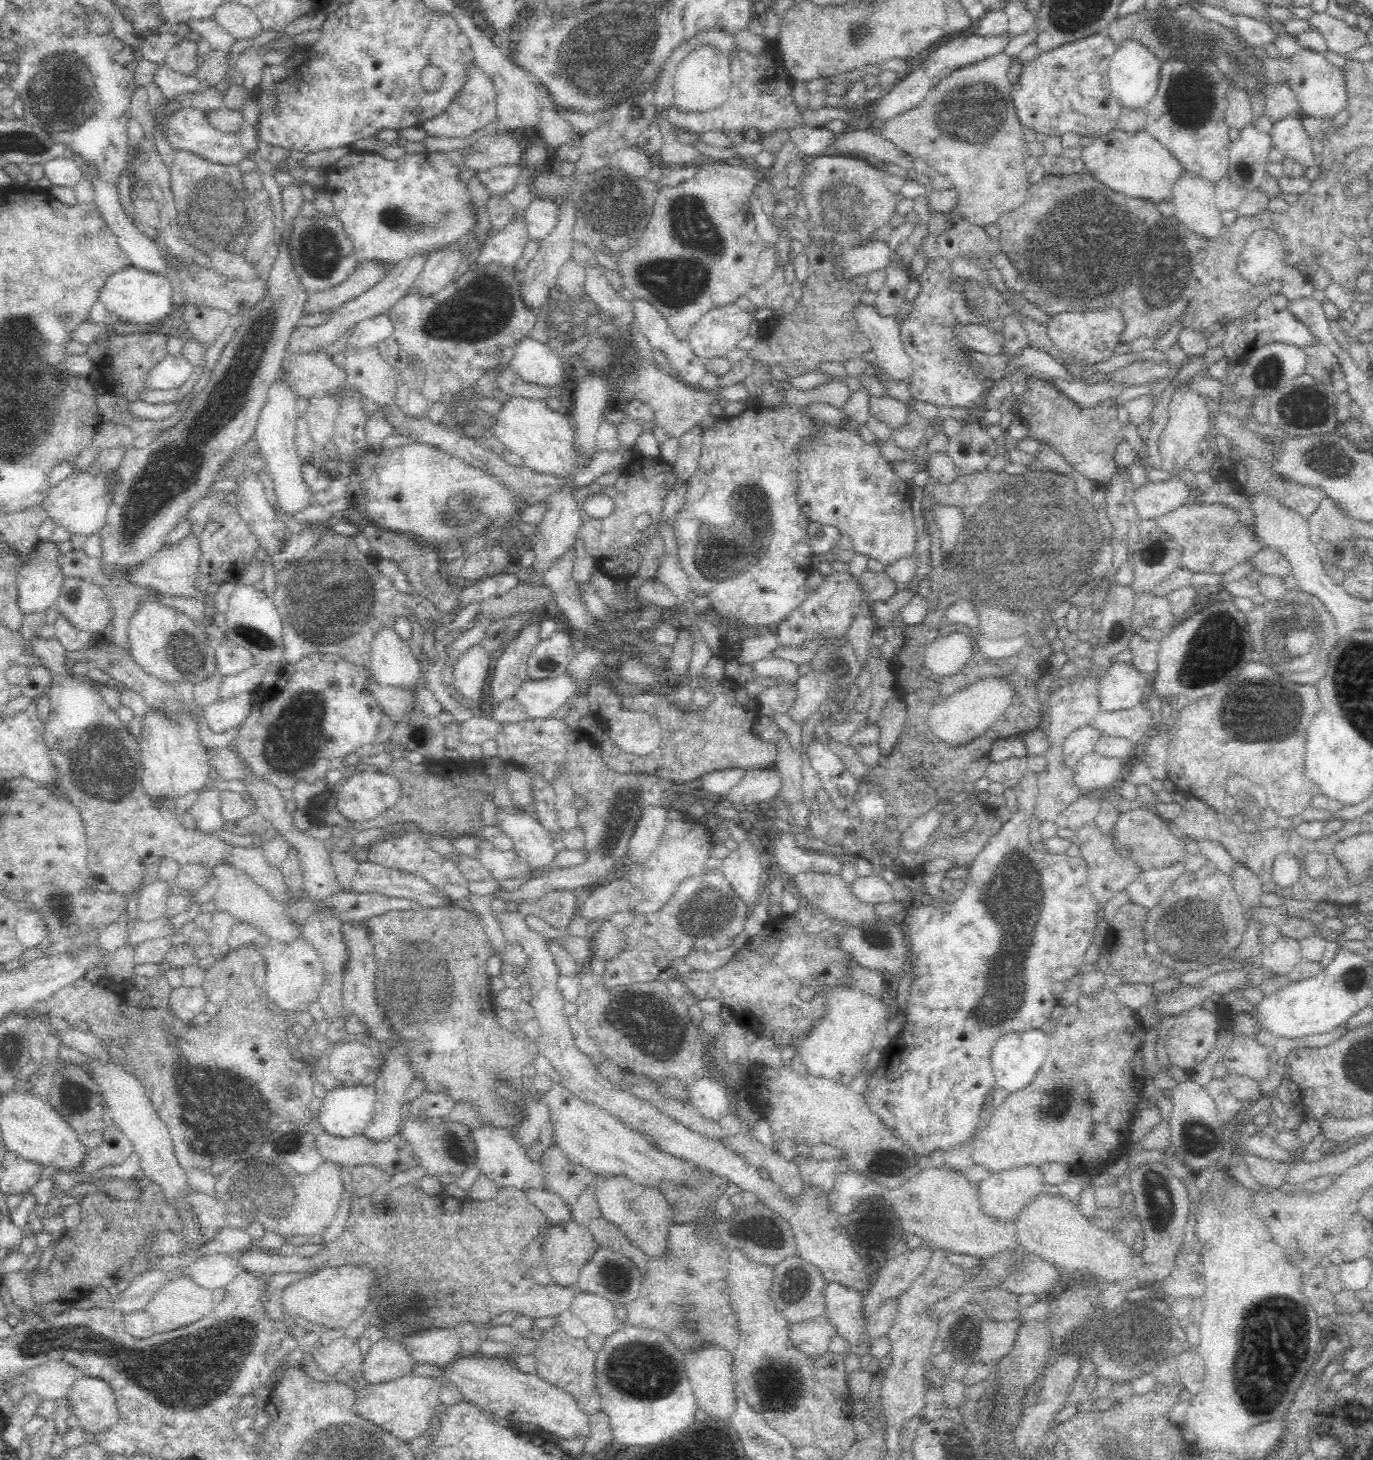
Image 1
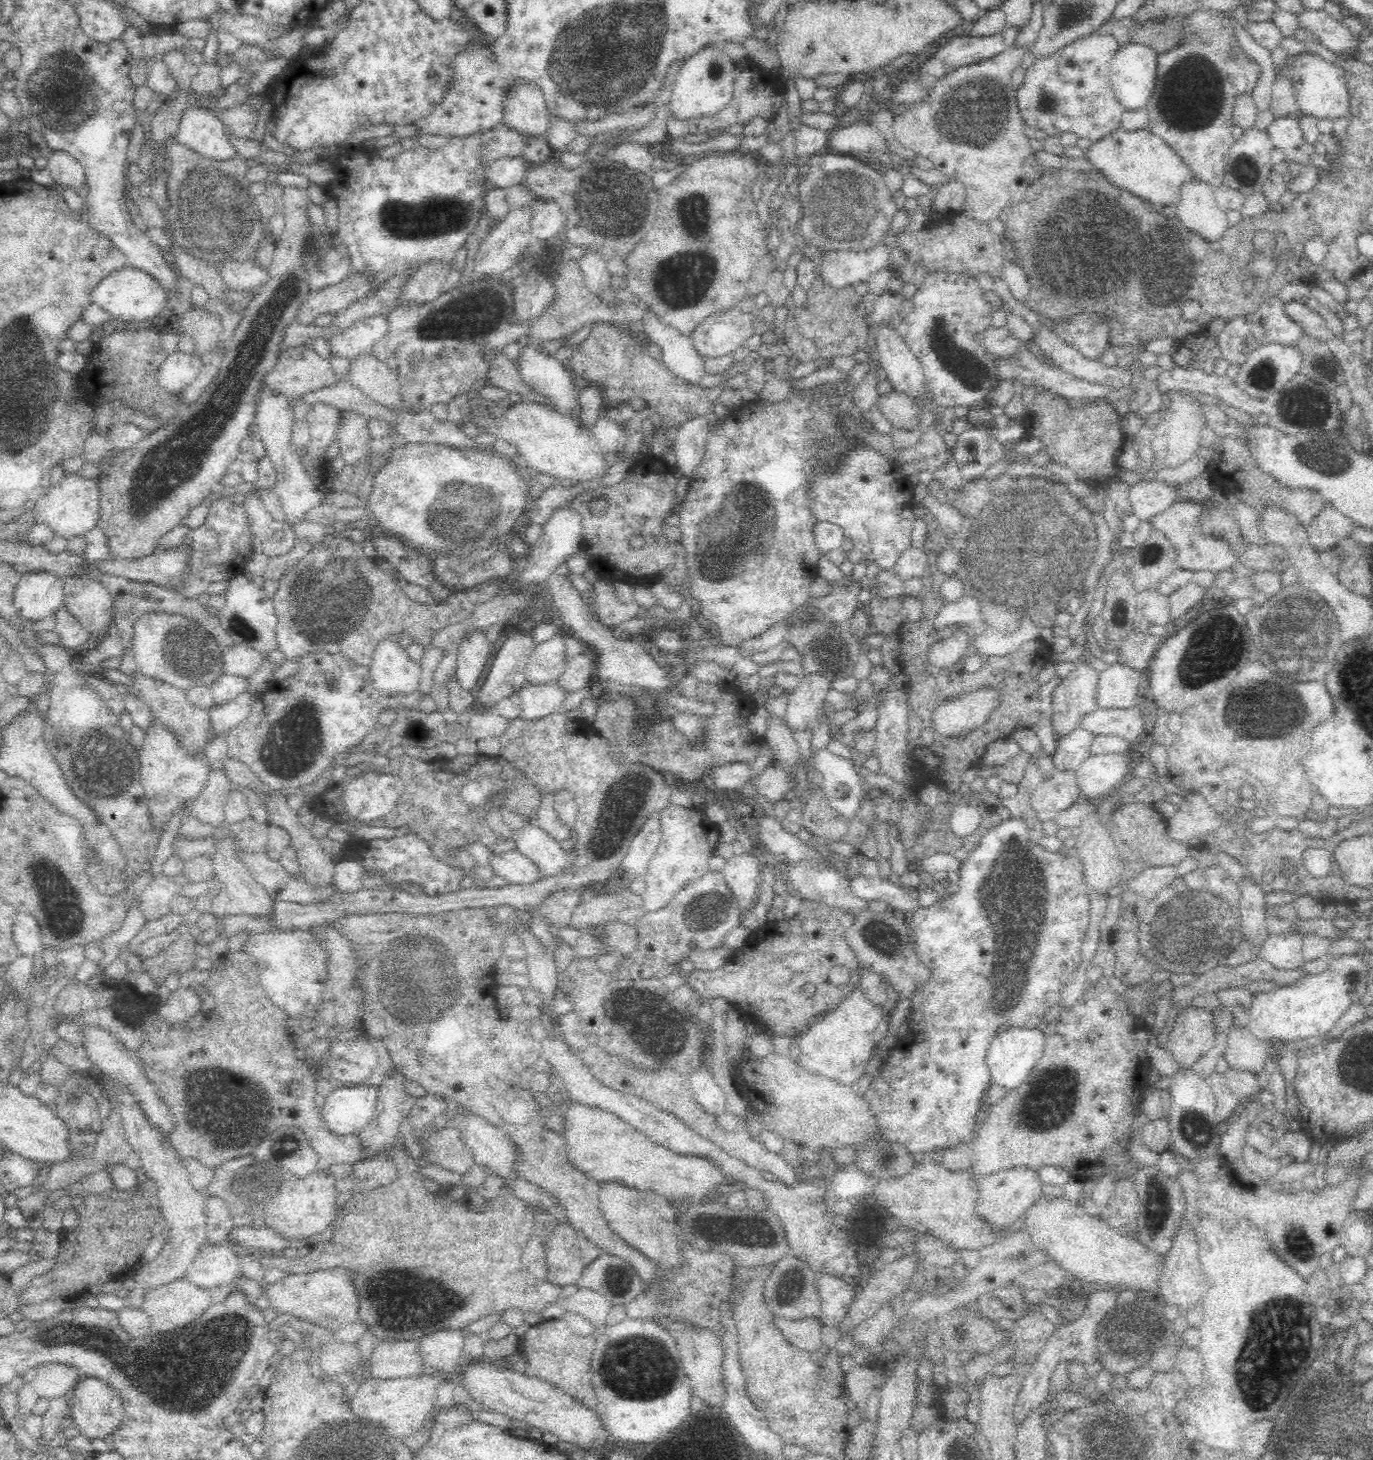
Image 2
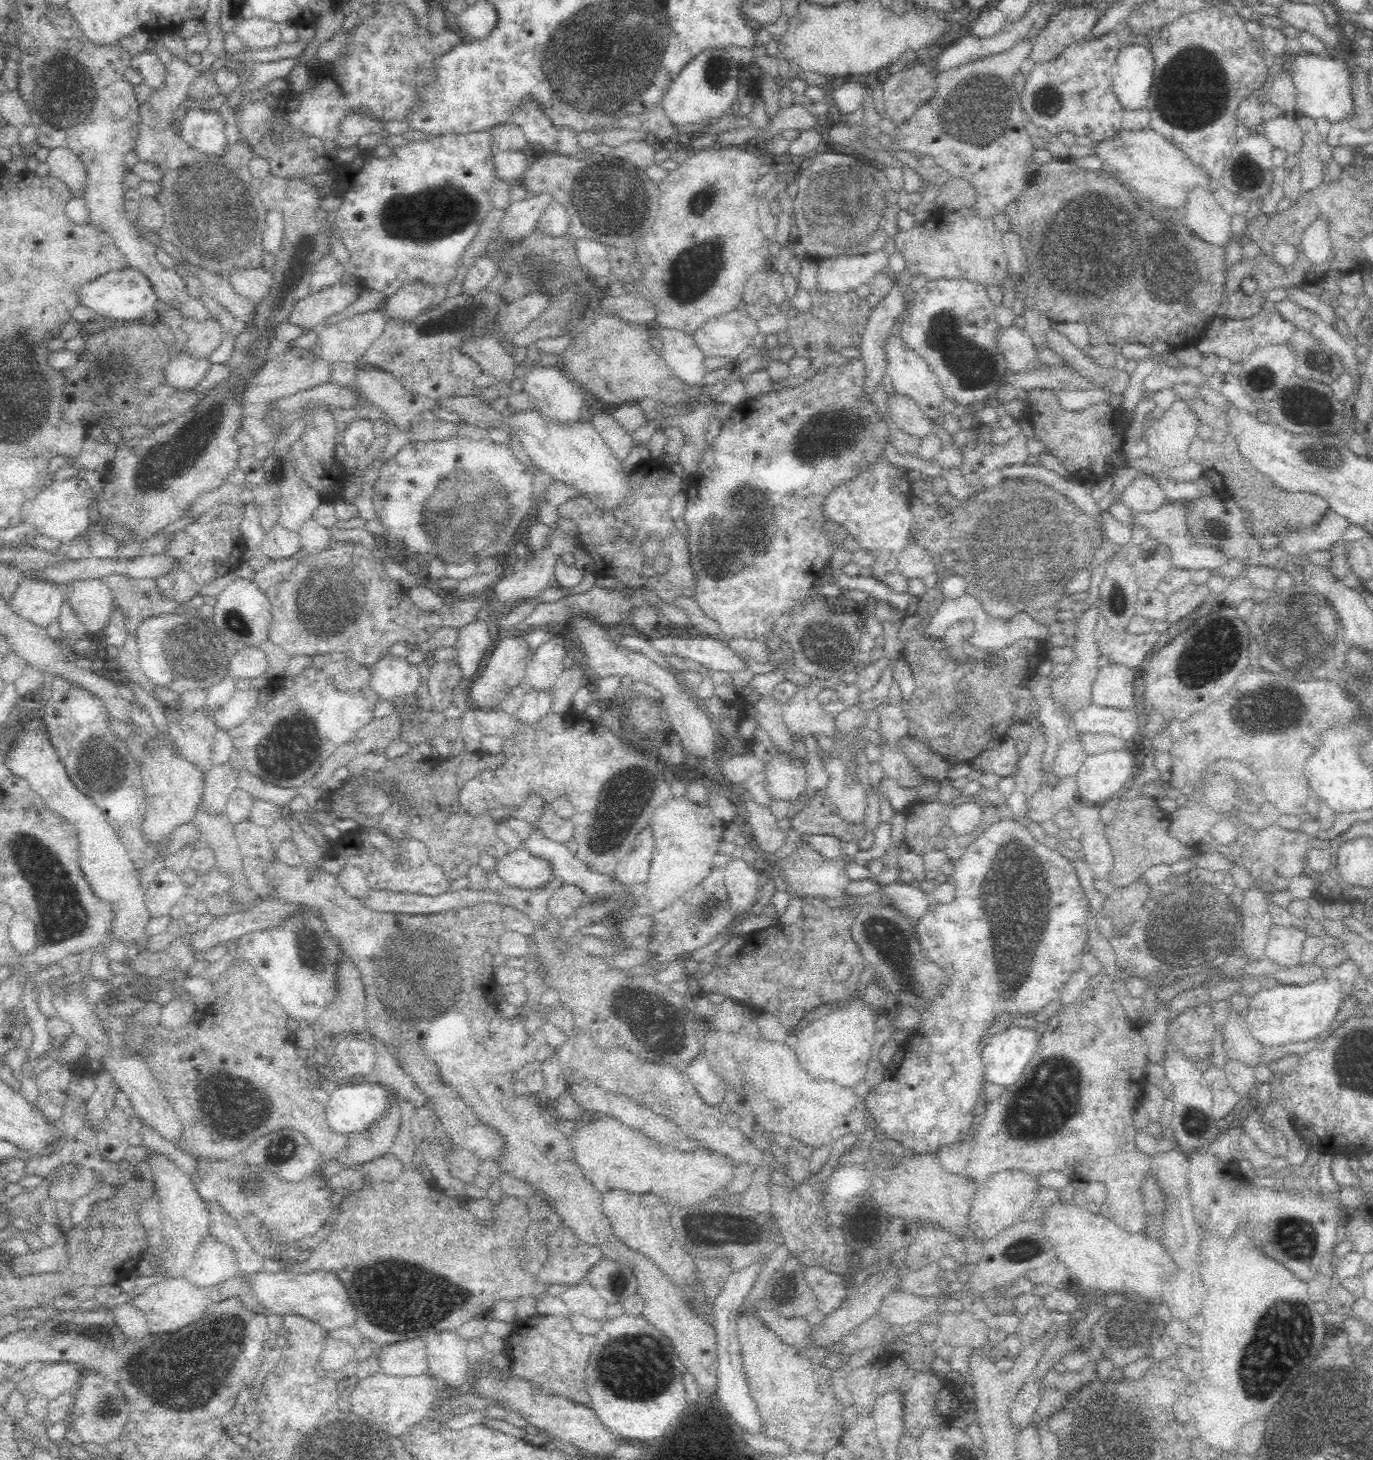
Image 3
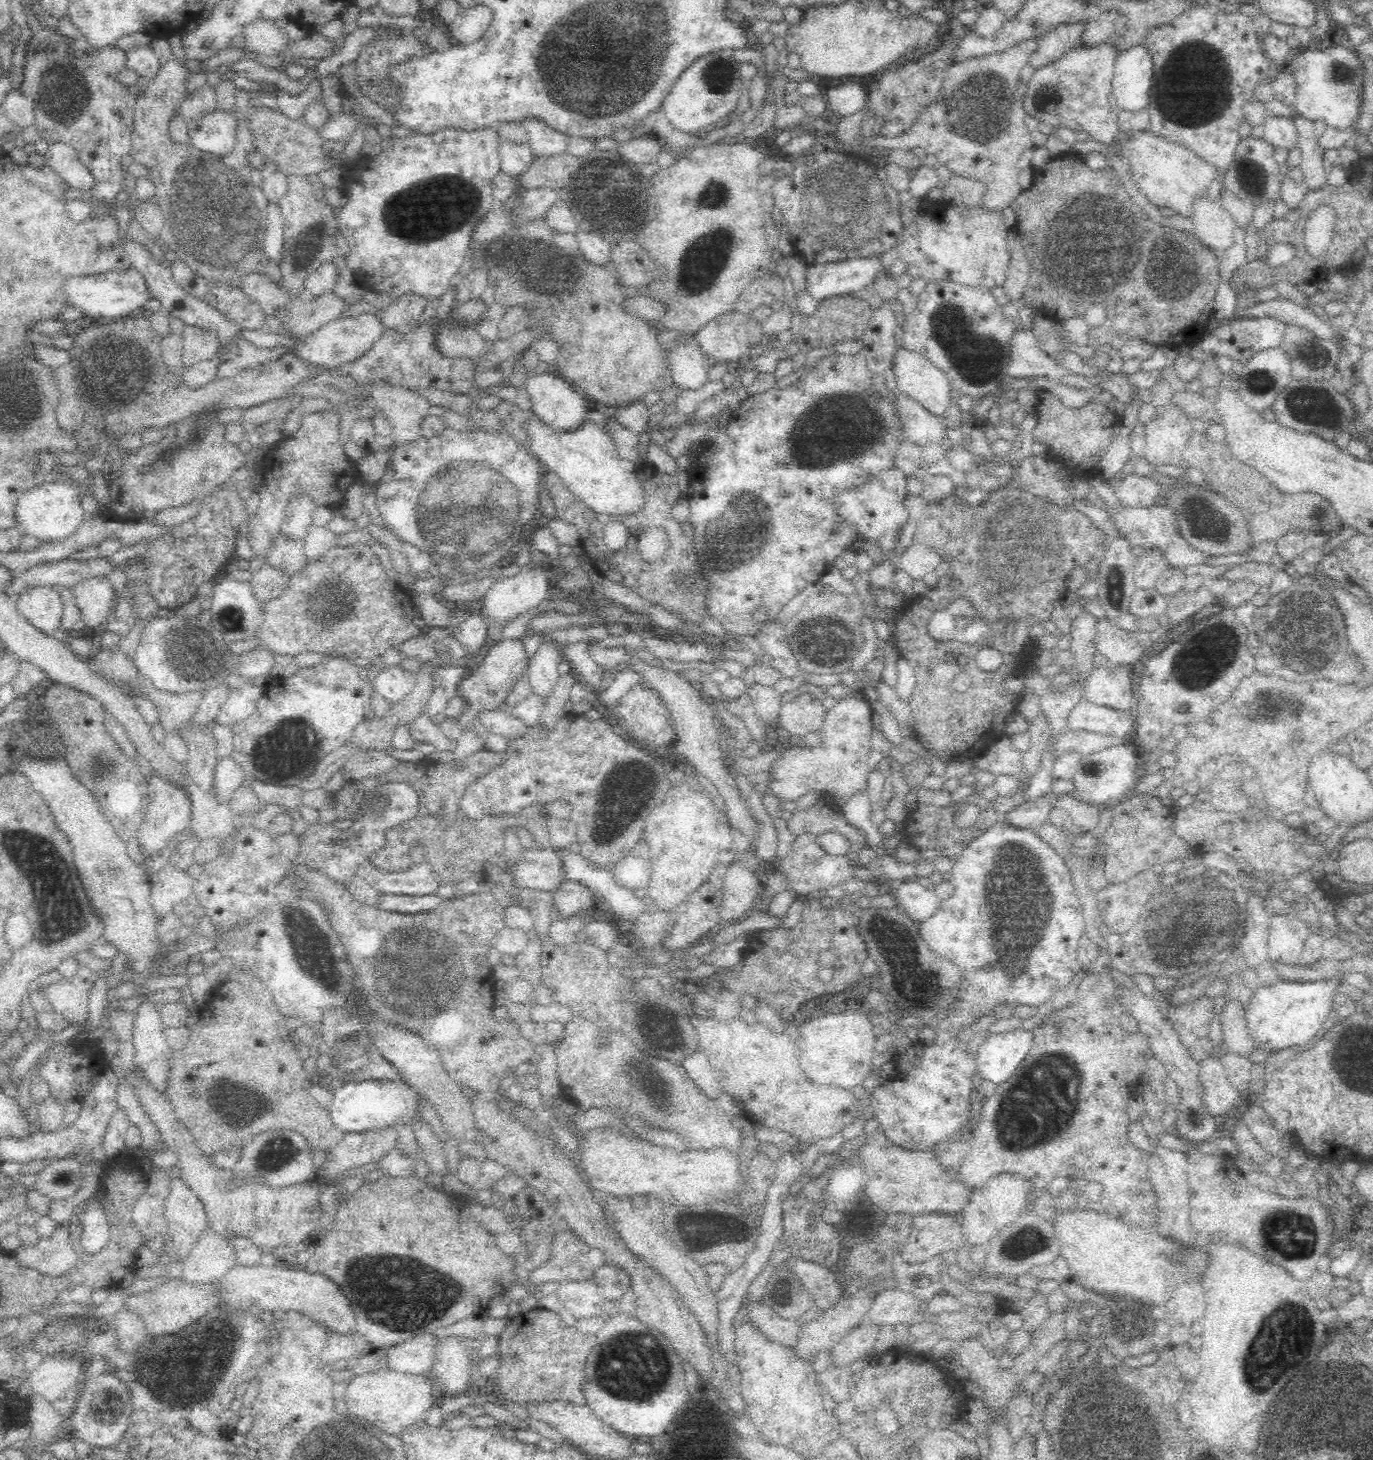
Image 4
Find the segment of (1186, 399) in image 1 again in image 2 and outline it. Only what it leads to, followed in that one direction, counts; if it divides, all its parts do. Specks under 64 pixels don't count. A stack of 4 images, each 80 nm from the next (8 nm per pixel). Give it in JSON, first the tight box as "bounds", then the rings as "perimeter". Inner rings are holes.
{"bounds":[1150,391,1204,469],"perimeter":[[[1171,391],[1169,393],[1170,404],[1168,412],[1164,416],[1164,420],[1156,426],[1154,436],[1150,436],[1150,448],[1152,449],[1153,458],[1162,458],[1157,460],[1161,465],[1169,469],[1176,469],[1178,466],[1183,466],[1186,460],[1190,460],[1190,456],[1194,456],[1192,452],[1196,452],[1196,442],[1200,436],[1200,430],[1204,426],[1204,418],[1200,414],[1198,408],[1198,399],[1196,395],[1188,391]]]}

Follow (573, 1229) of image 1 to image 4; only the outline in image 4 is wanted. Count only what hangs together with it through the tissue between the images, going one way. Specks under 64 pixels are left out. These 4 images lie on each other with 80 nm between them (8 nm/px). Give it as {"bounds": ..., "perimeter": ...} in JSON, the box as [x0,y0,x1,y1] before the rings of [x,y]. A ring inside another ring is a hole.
{"bounds":[529,1231,606,1287],"perimeter":[[[562,1231],[552,1240],[550,1258],[542,1266],[529,1272],[530,1284],[539,1287],[545,1282],[558,1282],[558,1280],[588,1280],[600,1270],[604,1262],[606,1262],[605,1256],[600,1249],[590,1248],[572,1231]]]}

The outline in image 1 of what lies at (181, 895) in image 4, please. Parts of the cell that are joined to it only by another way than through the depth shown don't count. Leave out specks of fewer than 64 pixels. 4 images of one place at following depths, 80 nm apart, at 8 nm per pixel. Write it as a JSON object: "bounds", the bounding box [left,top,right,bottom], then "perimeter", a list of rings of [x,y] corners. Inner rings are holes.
{"bounds":[138,880,170,922],"perimeter":[[[157,880],[142,888],[138,898],[139,920],[153,922],[166,916],[166,902],[170,896],[170,884],[164,880]]]}

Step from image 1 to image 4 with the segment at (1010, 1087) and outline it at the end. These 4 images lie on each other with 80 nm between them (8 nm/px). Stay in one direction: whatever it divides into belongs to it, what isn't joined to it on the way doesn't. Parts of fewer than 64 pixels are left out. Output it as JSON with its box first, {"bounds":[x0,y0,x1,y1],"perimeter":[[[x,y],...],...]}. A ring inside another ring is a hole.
{"bounds":[975,1028,1032,1084],"perimeter":[[[1022,1028],[1002,1032],[1002,1034],[990,1034],[989,1031],[988,1037],[982,1042],[975,1054],[978,1080],[986,1079],[994,1084],[1008,1080],[1008,1076],[1012,1076],[1012,1072],[1024,1062],[1024,1056],[1030,1052],[1030,1044],[1032,1044],[1032,1034],[1028,1030],[1022,1030]]]}

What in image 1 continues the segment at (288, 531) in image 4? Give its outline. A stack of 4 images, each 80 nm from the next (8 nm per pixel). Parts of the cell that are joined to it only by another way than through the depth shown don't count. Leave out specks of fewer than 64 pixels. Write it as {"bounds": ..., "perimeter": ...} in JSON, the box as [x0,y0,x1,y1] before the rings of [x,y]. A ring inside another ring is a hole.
{"bounds":[254,378,315,518],"perimeter":[[[277,378],[269,388],[265,405],[260,411],[254,439],[258,442],[260,453],[262,453],[261,458],[266,461],[267,470],[273,479],[276,502],[281,512],[285,512],[287,516],[295,514],[297,516],[295,518],[301,518],[301,511],[307,508],[306,506],[310,506],[315,494],[302,476],[303,463],[295,446],[296,422],[299,418],[297,401],[298,398],[292,389],[284,384],[281,378]]]}

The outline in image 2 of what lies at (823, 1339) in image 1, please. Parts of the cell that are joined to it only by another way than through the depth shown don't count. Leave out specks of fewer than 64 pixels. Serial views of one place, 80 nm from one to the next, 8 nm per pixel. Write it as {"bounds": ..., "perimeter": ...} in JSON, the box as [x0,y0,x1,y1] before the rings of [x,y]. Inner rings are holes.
{"bounds":[772,1316,822,1352],"perimeter":[[[774,1316],[772,1322],[774,1322],[774,1326],[778,1326],[782,1336],[796,1348],[812,1352],[812,1350],[818,1350],[822,1346],[820,1326],[816,1324],[816,1320],[810,1320],[810,1318],[786,1320],[786,1318]]]}

